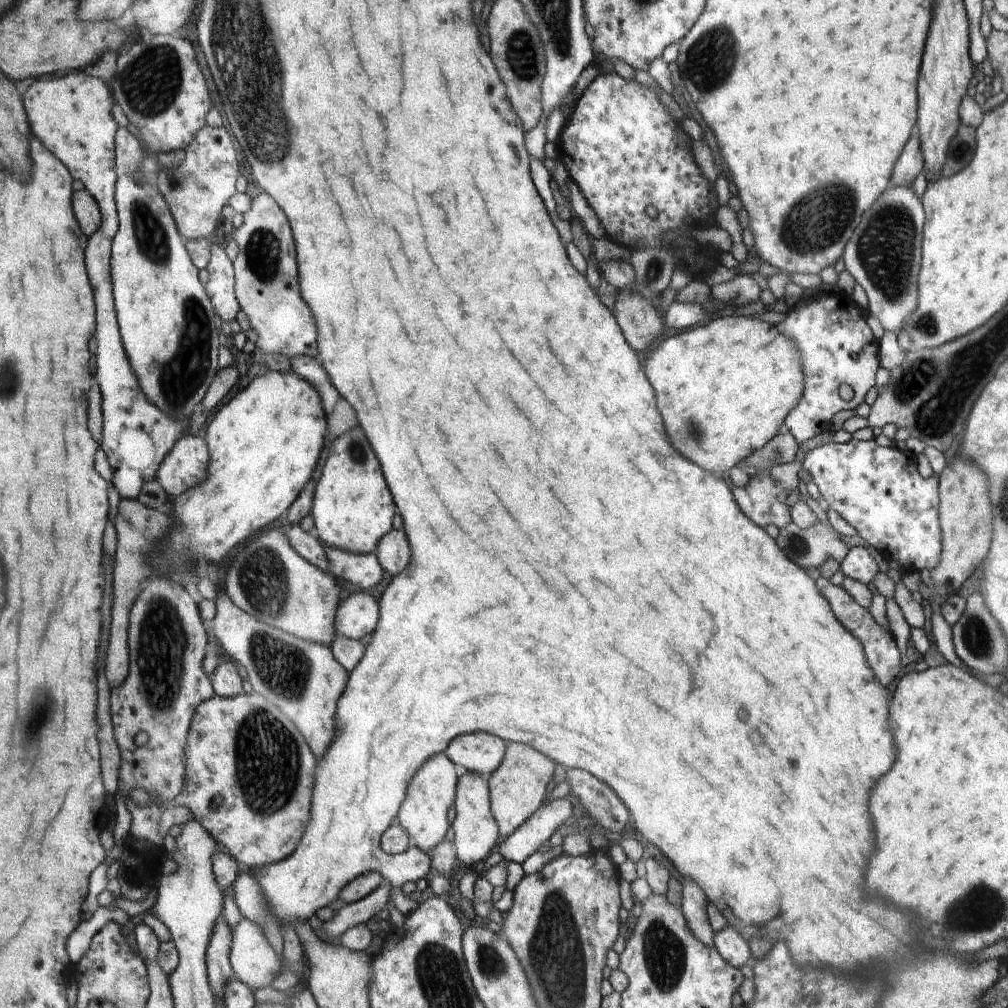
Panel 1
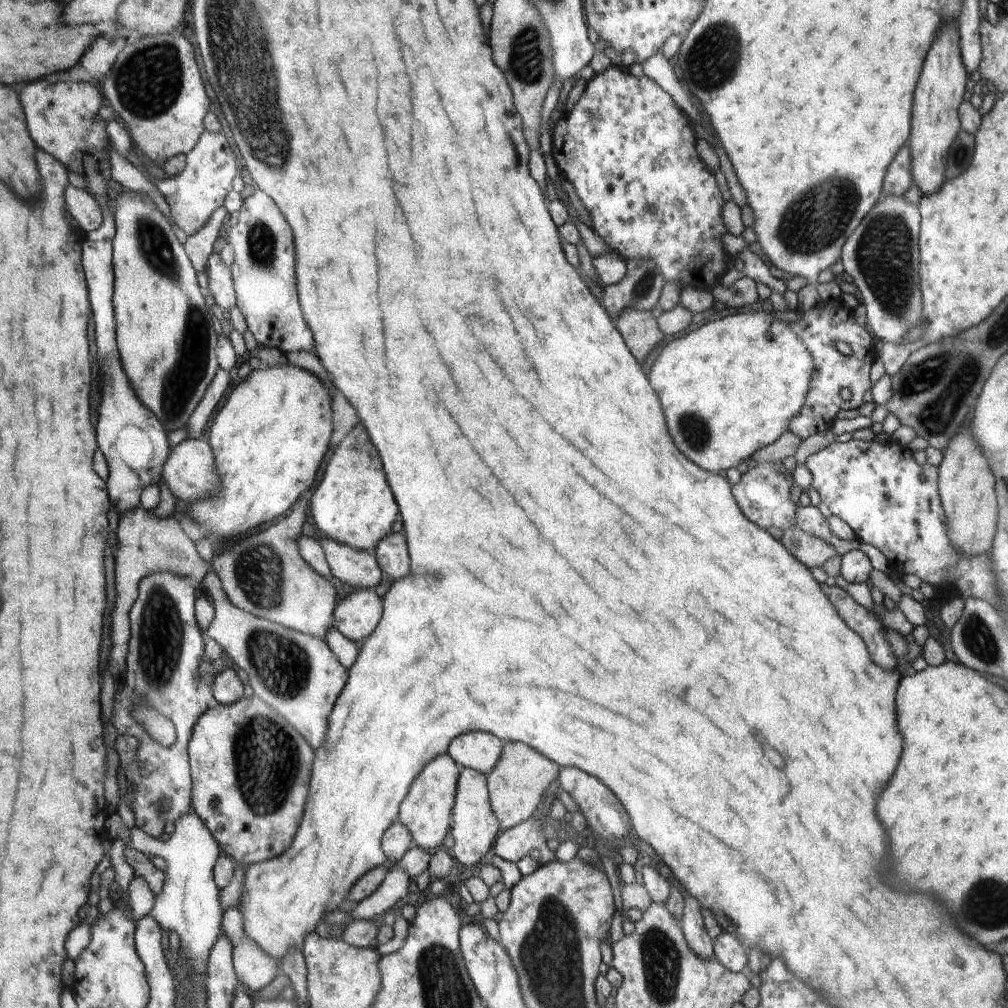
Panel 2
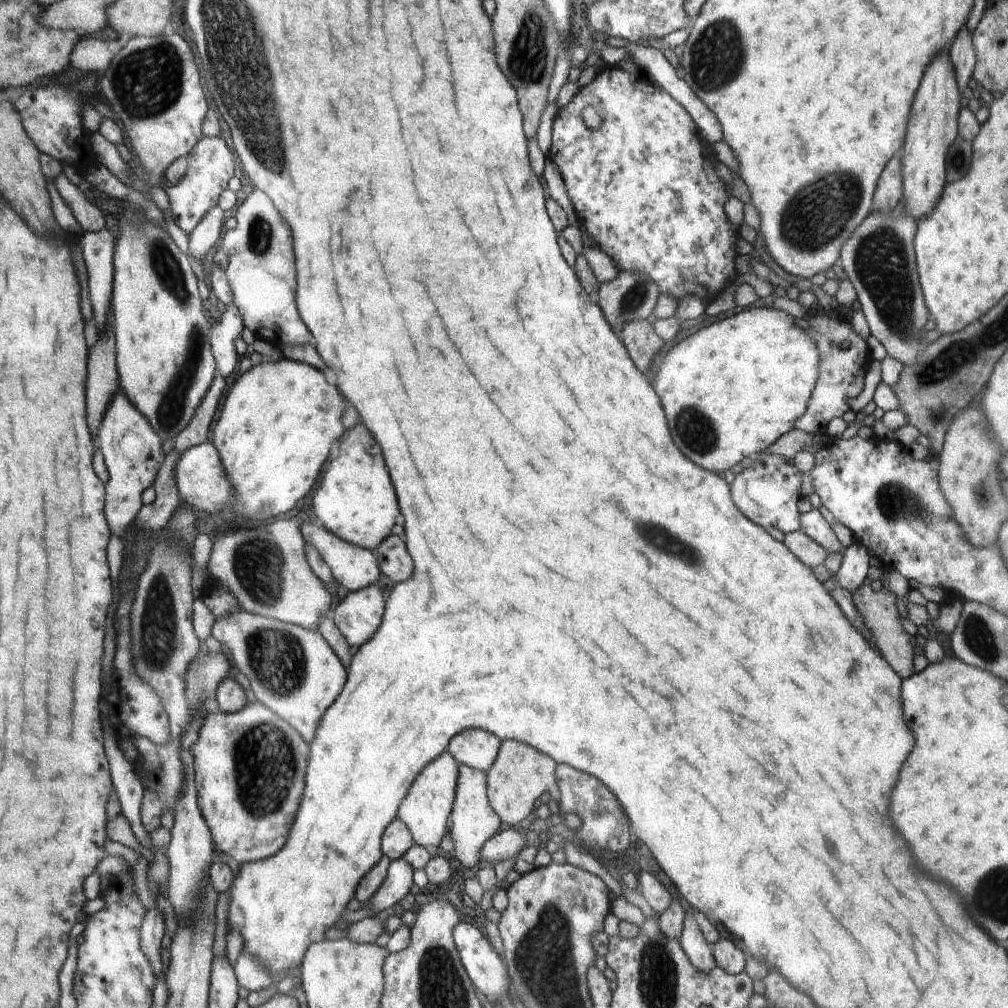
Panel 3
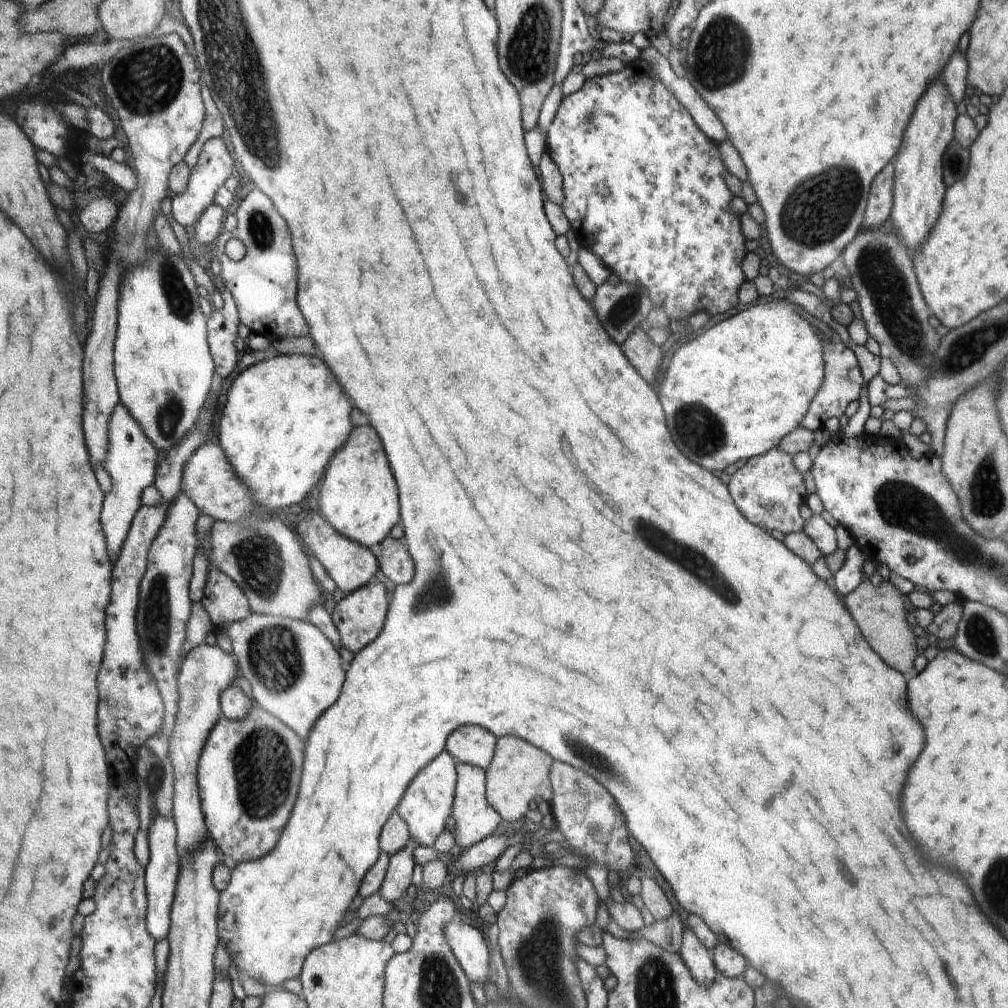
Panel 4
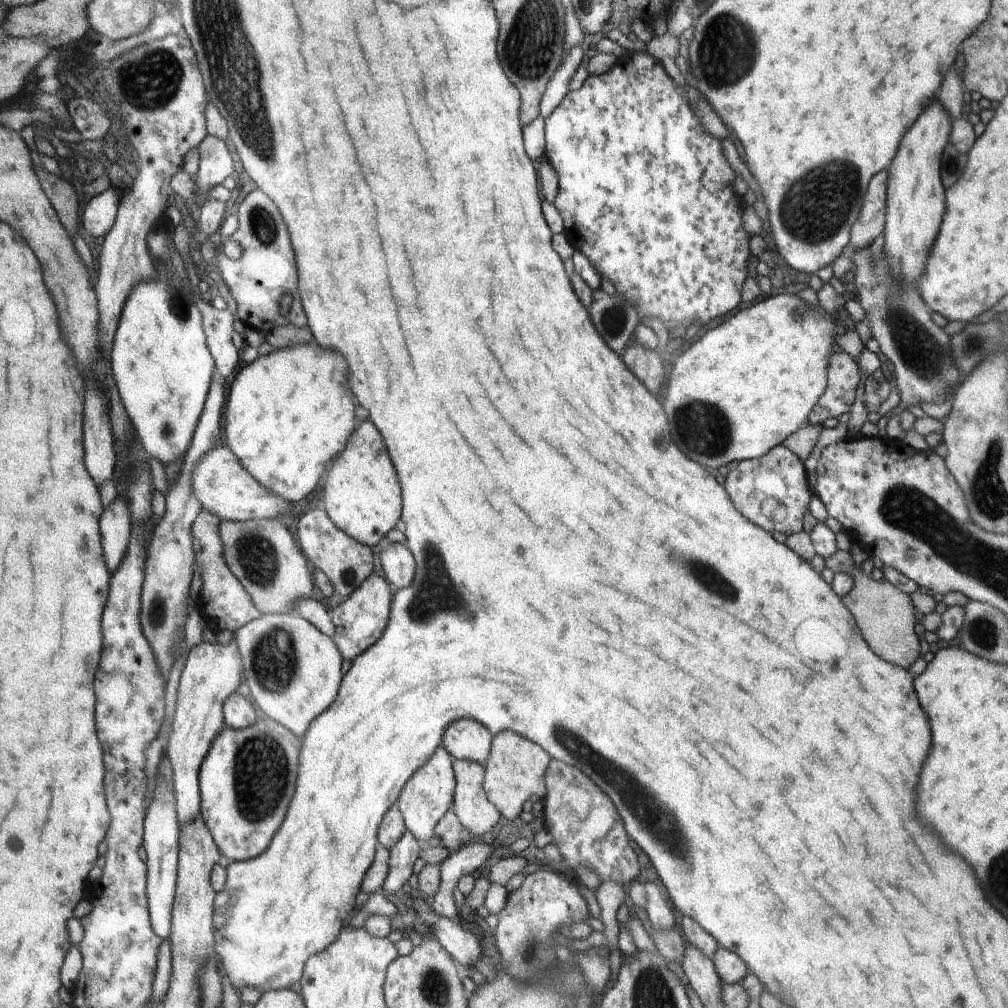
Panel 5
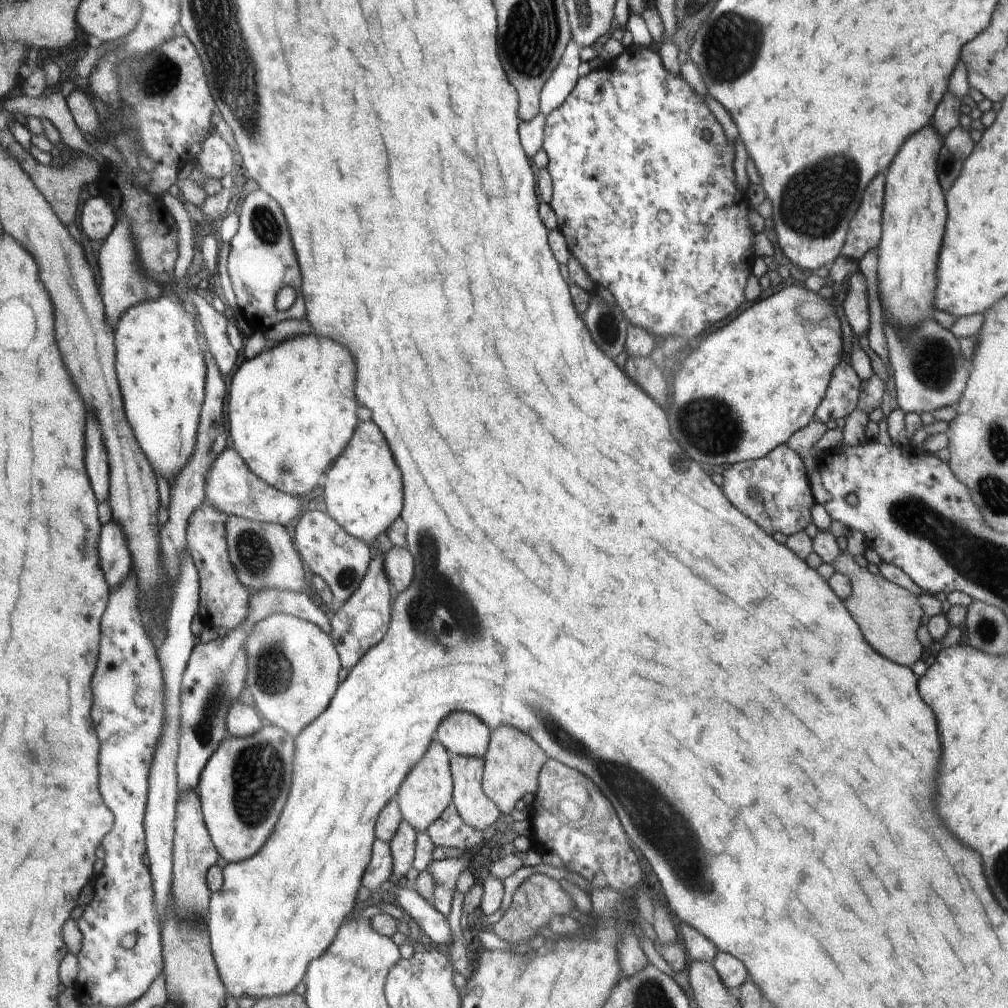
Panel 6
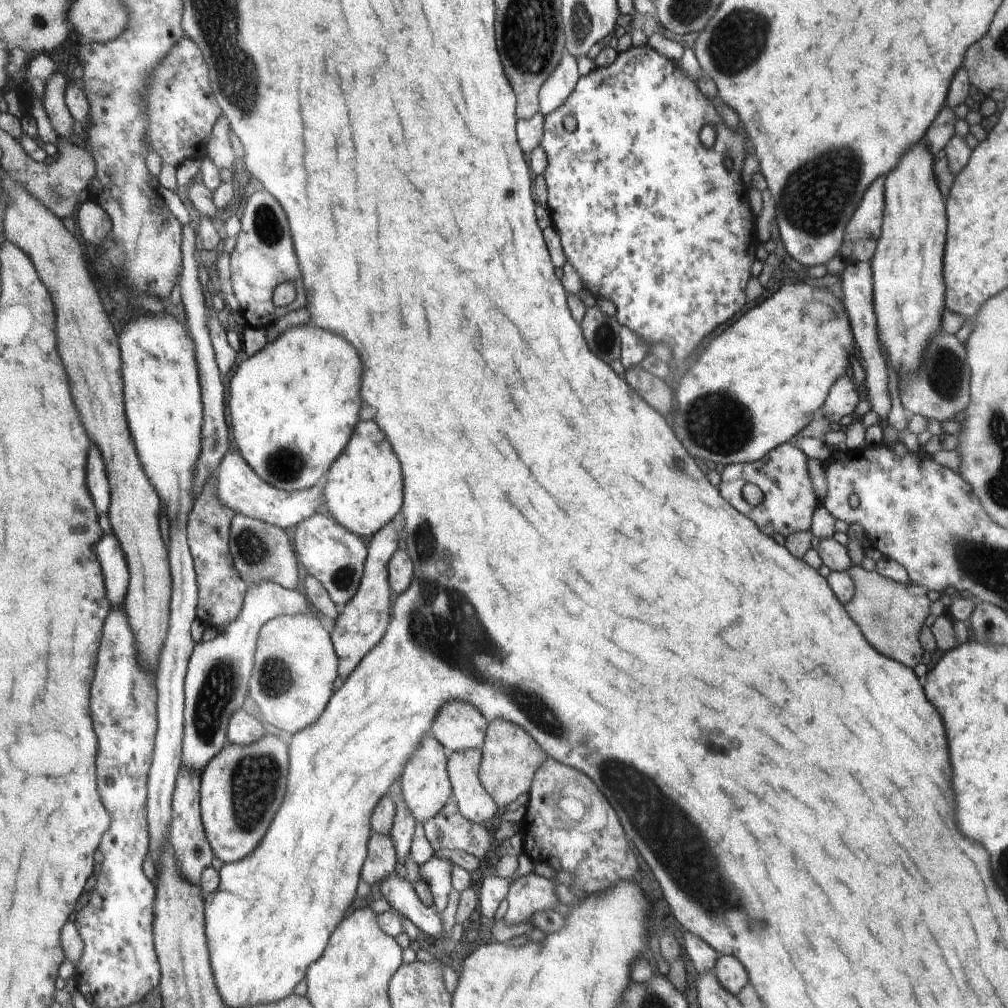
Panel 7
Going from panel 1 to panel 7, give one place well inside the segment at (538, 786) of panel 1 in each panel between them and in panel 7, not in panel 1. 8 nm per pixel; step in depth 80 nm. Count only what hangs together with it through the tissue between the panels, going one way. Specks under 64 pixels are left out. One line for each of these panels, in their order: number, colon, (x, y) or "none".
2: (517, 784)
3: (521, 774)
4: (518, 770)
5: (514, 771)
6: (511, 767)
7: (510, 757)

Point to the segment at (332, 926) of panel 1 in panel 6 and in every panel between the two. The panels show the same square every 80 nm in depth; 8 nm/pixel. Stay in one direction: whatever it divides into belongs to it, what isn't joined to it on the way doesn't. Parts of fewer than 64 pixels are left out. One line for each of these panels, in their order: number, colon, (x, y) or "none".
2: (395, 887)
3: (397, 885)
4: (399, 876)
5: (402, 855)
6: (403, 842)

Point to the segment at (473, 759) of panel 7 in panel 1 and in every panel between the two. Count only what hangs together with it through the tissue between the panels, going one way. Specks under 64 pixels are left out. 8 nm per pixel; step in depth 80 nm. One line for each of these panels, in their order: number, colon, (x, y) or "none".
1: (475, 832)
2: (475, 826)
3: (474, 823)
4: (475, 819)
5: (477, 813)
6: (477, 810)

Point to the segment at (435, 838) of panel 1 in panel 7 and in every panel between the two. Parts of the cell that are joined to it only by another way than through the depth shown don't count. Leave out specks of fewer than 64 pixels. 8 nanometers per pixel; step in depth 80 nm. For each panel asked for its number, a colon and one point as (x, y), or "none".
2: (426, 814)
3: (425, 813)
4: (427, 806)
5: (427, 799)
6: (424, 796)
7: (425, 788)

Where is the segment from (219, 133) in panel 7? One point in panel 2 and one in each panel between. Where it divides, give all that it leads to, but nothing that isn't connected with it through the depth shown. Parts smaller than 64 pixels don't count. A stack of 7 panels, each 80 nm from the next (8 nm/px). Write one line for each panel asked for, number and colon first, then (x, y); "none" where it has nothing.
2: (194, 196)
3: (212, 165)
4: (215, 166)
5: (217, 163)
6: (217, 157)

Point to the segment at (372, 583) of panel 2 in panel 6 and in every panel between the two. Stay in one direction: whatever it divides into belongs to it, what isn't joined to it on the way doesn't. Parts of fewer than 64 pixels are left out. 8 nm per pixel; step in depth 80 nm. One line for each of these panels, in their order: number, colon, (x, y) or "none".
3: (354, 567)
4: (350, 565)
5: (348, 563)
6: (332, 553)

